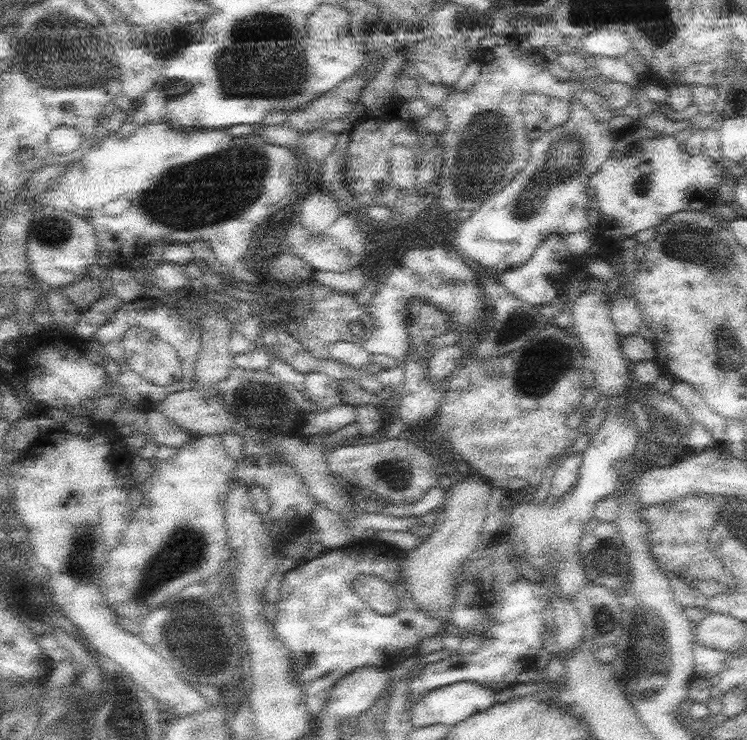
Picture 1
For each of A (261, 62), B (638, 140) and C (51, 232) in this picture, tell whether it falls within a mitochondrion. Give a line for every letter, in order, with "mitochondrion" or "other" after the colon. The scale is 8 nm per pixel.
A: mitochondrion
B: other
C: mitochondrion

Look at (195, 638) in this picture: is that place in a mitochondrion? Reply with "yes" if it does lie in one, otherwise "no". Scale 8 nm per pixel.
yes

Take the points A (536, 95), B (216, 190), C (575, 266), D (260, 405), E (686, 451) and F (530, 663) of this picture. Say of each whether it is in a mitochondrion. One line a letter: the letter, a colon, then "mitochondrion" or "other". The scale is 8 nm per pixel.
A: other
B: mitochondrion
C: other
D: mitochondrion
E: other
F: other

